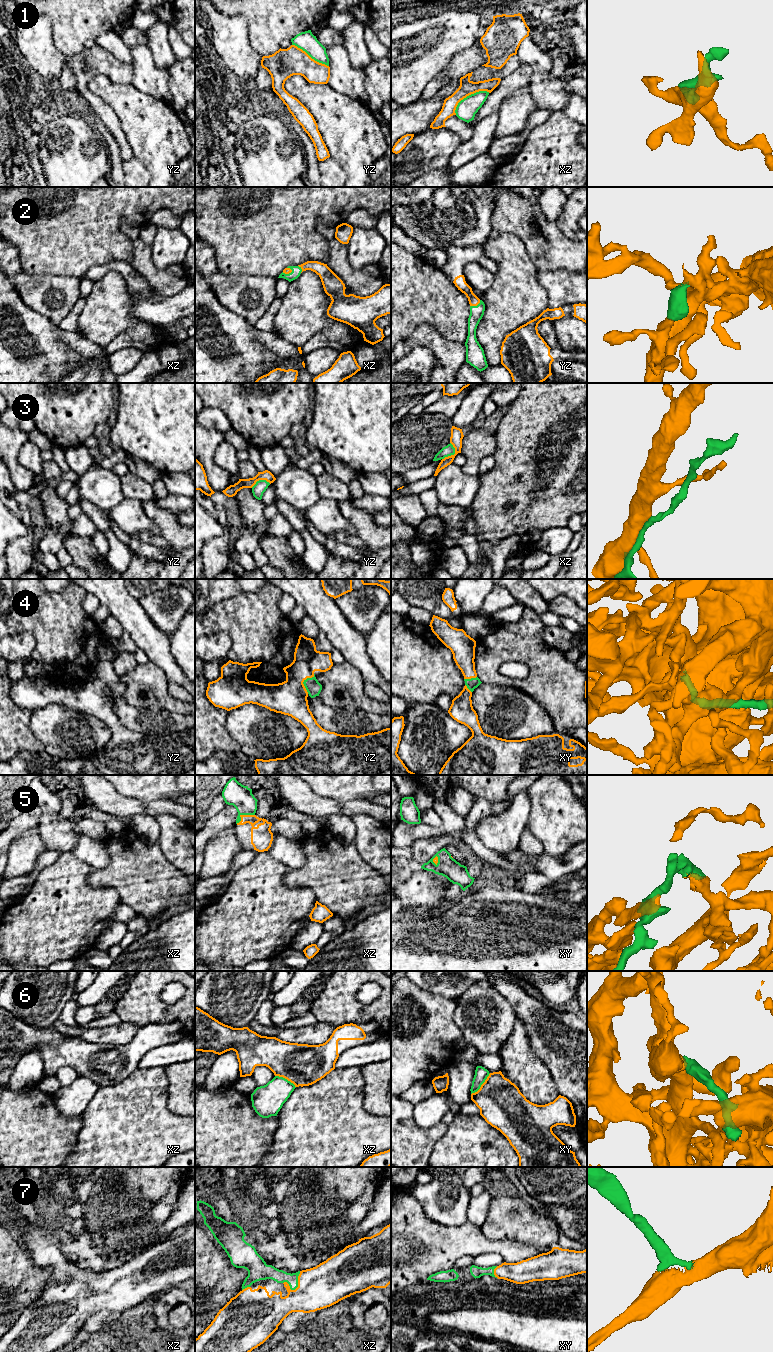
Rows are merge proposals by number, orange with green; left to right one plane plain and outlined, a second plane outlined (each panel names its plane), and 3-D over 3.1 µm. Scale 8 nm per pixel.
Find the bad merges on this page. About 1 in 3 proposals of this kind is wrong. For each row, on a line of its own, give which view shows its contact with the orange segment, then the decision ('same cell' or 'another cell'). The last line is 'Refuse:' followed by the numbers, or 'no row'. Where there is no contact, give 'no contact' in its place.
1: meets orange in xz; another cell
2: meets orange in yz; same cell
3: meets orange in xz; another cell
4: meets orange in yz; same cell
5: meets orange in xz; same cell
6: meets orange in xy; same cell
7: meets orange in xz; same cell
Refuse: 1, 3

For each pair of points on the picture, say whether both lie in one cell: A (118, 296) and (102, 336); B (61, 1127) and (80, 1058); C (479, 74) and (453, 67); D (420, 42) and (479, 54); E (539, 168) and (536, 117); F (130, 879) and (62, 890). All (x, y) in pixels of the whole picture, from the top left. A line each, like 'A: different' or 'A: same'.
A: same
B: different
C: different
D: different
E: different
F: different

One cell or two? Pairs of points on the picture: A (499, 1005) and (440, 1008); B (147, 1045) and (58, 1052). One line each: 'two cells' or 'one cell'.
A: one cell
B: one cell

